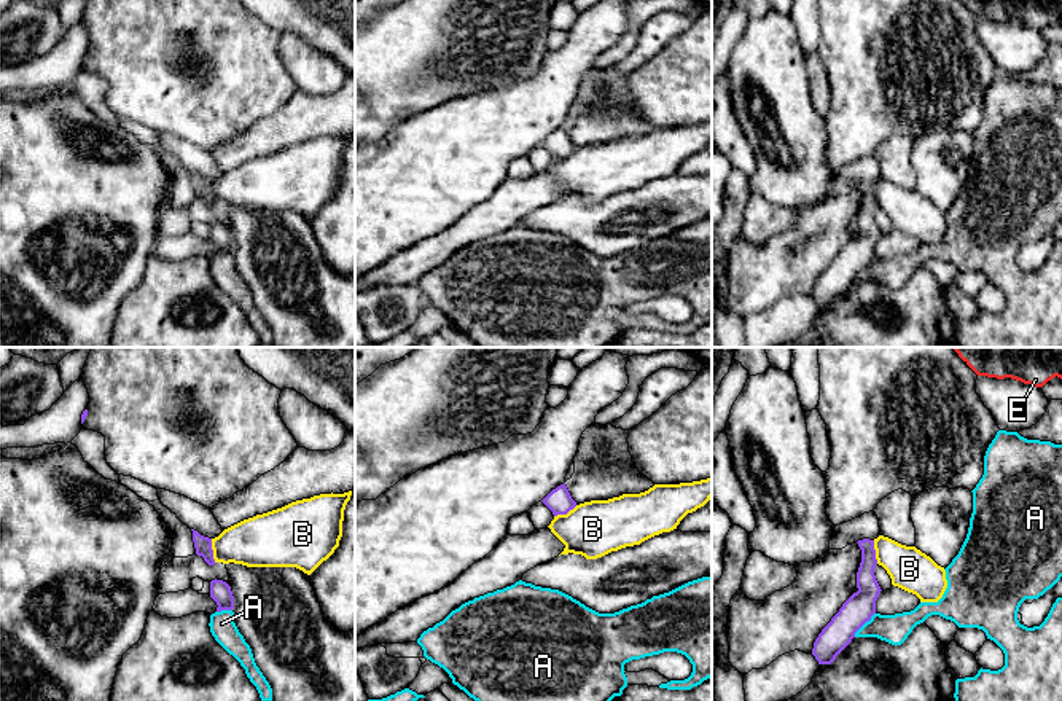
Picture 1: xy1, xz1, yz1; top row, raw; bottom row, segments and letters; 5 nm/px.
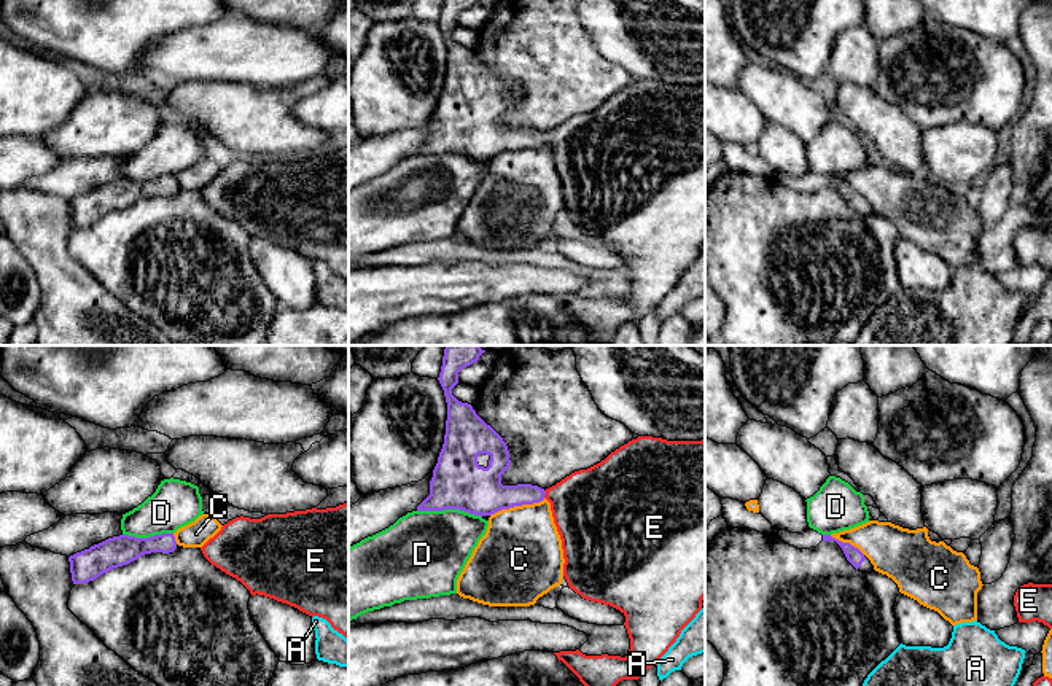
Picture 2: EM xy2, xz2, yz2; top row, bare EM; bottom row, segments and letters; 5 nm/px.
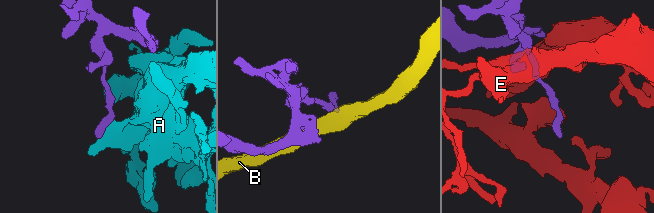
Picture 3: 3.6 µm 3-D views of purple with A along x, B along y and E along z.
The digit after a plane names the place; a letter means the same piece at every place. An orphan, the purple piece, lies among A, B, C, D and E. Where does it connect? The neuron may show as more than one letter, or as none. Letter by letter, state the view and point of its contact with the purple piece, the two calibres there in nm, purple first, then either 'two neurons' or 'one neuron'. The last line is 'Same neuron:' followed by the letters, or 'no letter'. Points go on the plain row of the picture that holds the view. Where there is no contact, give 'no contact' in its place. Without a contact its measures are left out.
A: contact yz1 (863, 266); calibres 150 and 140 nm; two neurons
B: contact xy1 (212, 195); calibres 90 and 260 nm; two neurons
C: contact xz2 (518, 148); calibres 240 and 420 nm; two neurons
D: contact xz2 (449, 152); calibres 280 and 420 nm; two neurons
E: contact xz2 (545, 137); calibres 140 and 400 nm; one neuron
Same neuron: E

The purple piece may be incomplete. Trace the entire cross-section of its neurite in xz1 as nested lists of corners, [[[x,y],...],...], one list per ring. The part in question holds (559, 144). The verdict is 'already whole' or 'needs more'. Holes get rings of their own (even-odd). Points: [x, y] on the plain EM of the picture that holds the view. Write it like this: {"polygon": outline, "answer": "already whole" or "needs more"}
{"polygon": [[[565,126],[552,132],[541,145],[552,155],[554,159],[567,158],[576,150],[576,145],[572,142]]], "answer": "already whole"}

